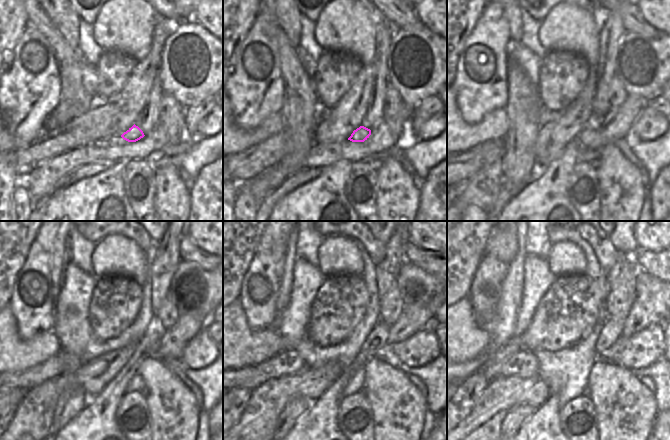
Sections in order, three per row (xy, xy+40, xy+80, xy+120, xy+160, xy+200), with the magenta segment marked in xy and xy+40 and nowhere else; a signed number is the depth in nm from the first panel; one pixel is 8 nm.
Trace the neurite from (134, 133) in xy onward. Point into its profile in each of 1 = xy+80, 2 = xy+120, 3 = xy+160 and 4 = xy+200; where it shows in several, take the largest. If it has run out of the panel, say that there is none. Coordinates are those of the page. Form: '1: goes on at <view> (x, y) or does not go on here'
1: goes on at xy+80 (587, 135)
2: goes on at xy+120 (174, 411)
3: goes on at xy+160 (399, 409)
4: goes on at xy+200 (626, 409)

